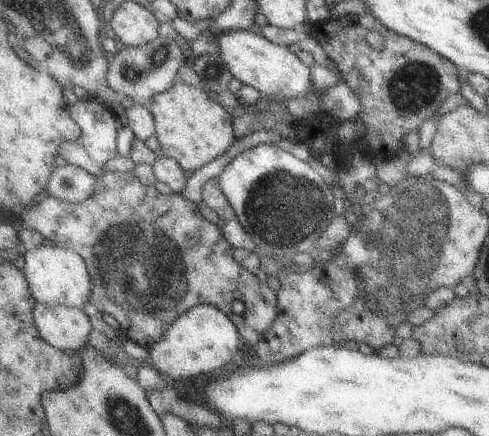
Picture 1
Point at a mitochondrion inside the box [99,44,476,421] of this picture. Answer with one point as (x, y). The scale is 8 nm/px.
(404, 241)

